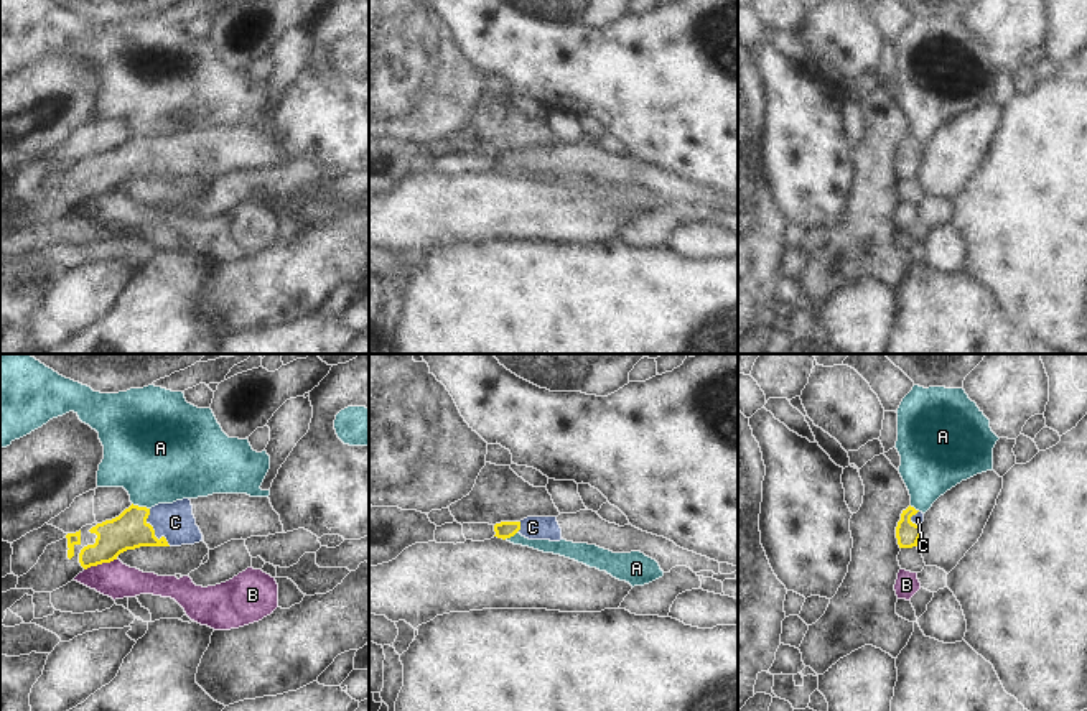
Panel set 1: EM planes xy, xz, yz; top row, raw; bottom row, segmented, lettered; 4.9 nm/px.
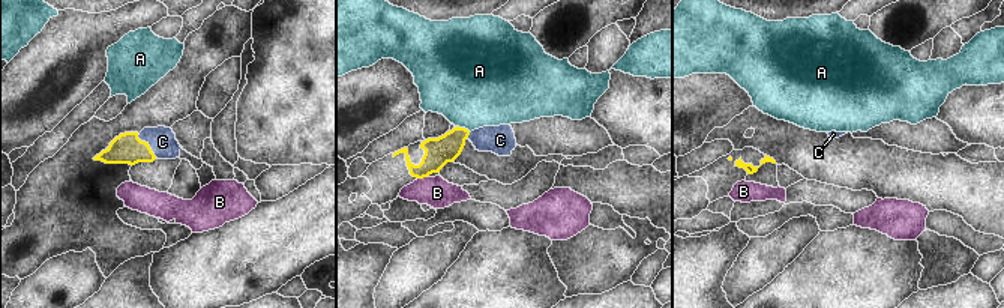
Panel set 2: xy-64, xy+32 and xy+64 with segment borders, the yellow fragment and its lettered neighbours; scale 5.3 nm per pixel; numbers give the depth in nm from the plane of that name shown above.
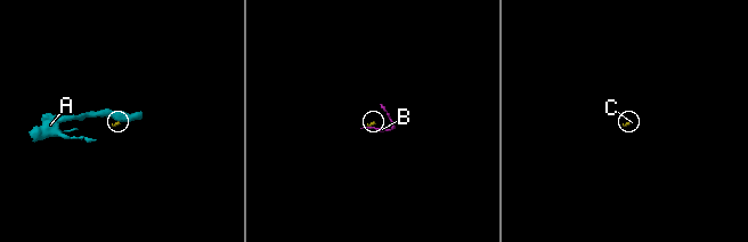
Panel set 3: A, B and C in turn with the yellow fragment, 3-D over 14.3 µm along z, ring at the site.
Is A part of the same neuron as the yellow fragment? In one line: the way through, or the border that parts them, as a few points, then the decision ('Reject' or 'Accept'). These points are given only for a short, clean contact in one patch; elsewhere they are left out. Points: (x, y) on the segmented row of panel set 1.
Boundary: xy (132, 502), (149, 509). Reject.

